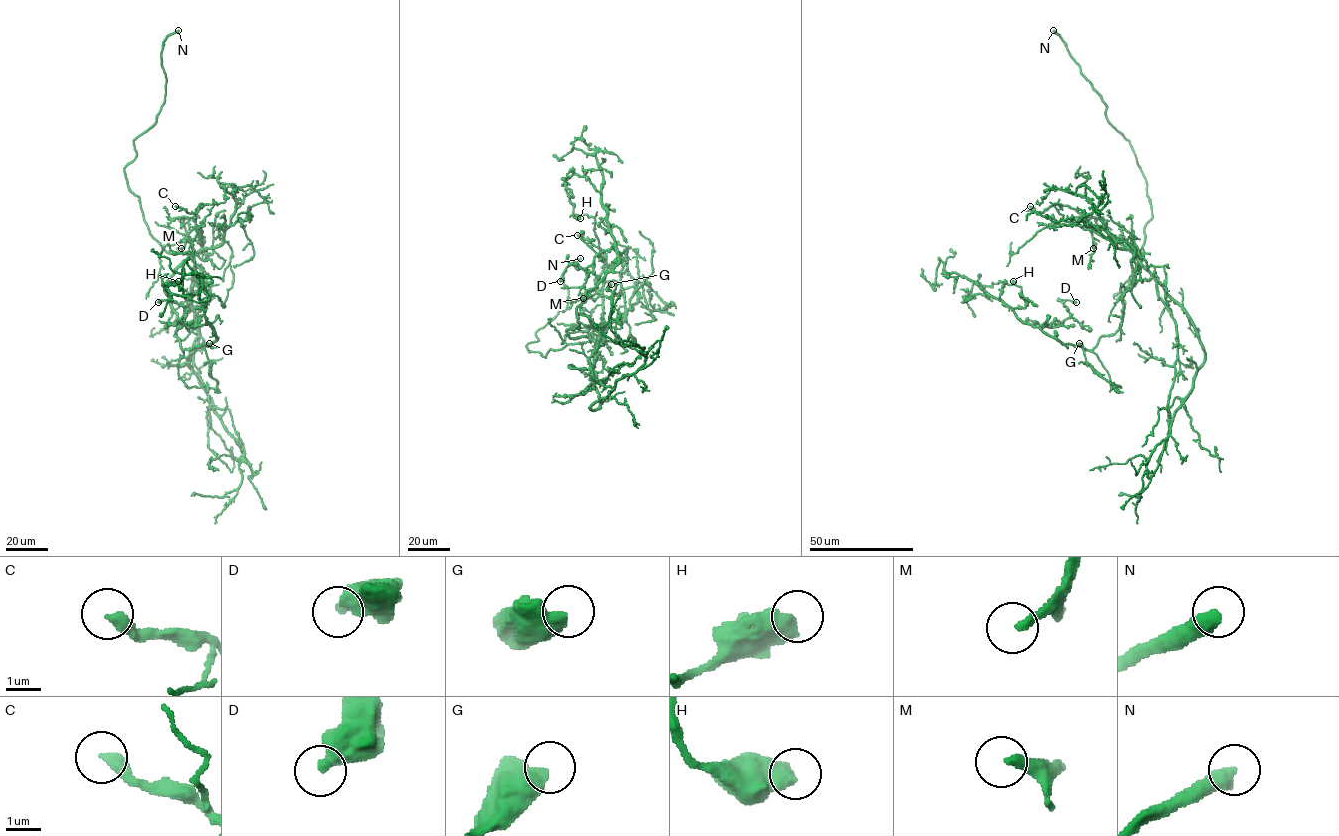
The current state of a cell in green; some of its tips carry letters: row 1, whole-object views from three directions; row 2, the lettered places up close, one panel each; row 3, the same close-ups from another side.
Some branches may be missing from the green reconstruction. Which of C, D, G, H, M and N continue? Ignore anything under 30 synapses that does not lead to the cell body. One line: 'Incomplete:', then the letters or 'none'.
Incomplete: C, M, N

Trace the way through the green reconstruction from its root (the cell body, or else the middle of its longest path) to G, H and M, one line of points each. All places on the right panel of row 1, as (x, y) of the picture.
G: (1132, 268), (1119, 328), (1103, 335), (1092, 351), (1110, 385), (1121, 387), (1113, 388), (1086, 362), (1079, 343)
H: (1132, 268), (1119, 328), (1092, 350), (1062, 344), (1002, 301), (969, 293), (973, 284), (1013, 281)
M: (1132, 268), (1134, 253), (1127, 245), (1103, 238), (1087, 227), (1092, 233), (1093, 248)

